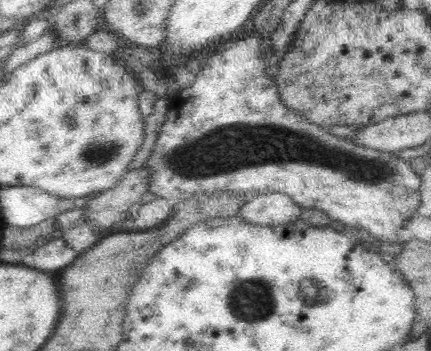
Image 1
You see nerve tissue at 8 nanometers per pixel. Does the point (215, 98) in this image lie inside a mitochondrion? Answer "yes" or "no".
no

